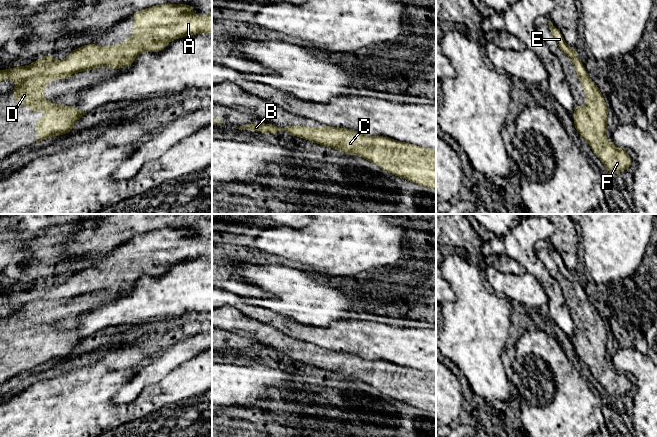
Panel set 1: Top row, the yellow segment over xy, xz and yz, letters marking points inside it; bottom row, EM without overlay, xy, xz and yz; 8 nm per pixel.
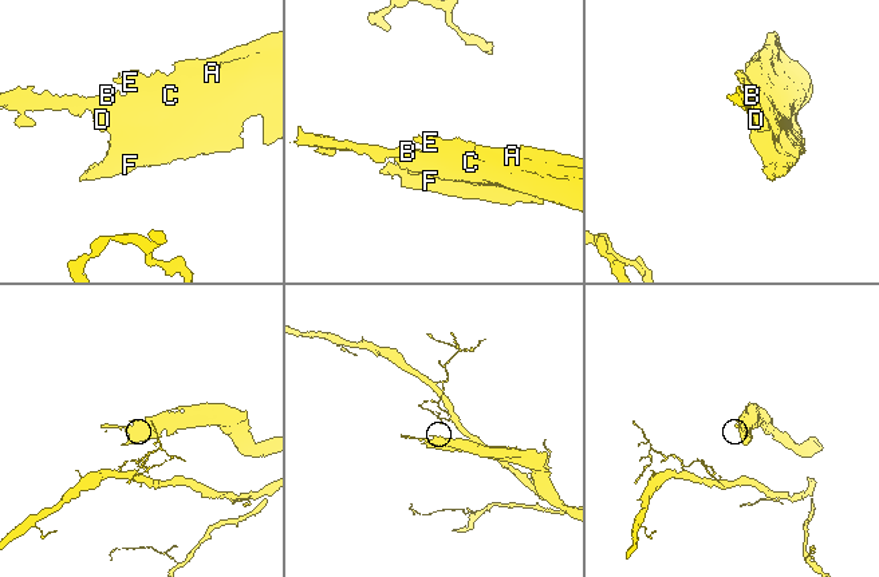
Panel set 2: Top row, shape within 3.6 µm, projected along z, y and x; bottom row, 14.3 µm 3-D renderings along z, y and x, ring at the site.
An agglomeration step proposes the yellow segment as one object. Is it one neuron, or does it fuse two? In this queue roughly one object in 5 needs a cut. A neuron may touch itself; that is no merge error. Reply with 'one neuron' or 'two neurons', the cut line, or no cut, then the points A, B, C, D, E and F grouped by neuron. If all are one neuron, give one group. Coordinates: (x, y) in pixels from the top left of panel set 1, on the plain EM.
two neurons; cut in xy along (76, 285), (66, 283), (57, 299), (19, 305); A C D E F / B

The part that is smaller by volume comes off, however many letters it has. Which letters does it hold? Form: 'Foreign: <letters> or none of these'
Foreign: B

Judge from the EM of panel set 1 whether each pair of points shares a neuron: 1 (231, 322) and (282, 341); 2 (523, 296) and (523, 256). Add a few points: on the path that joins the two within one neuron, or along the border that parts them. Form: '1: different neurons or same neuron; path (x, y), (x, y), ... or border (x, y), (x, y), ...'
1: same neuron; path (244, 326), (269, 336)
2: different neurons; border (525, 270), (531, 273), (542, 287)

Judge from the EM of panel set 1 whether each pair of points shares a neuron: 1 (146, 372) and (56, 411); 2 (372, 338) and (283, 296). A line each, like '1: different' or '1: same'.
1: different
2: different

